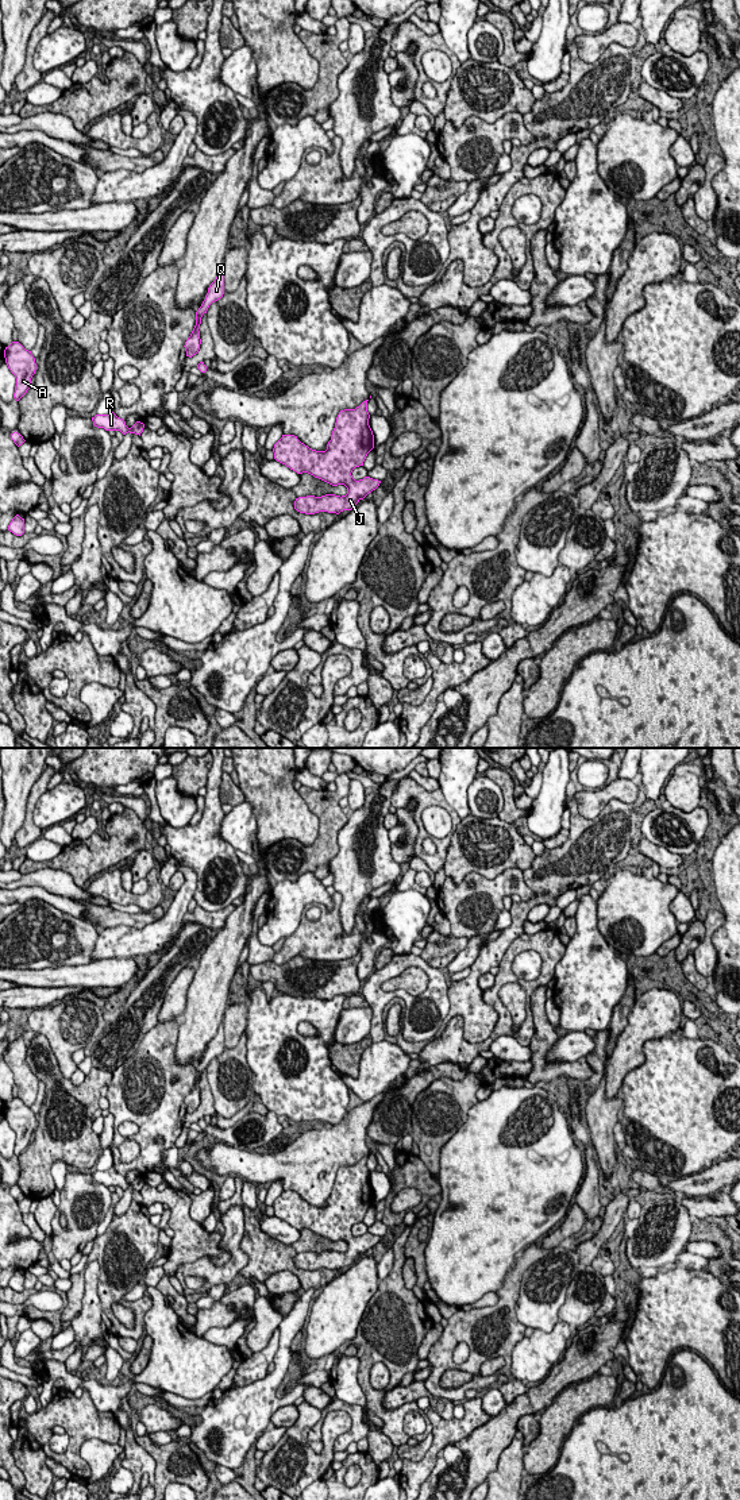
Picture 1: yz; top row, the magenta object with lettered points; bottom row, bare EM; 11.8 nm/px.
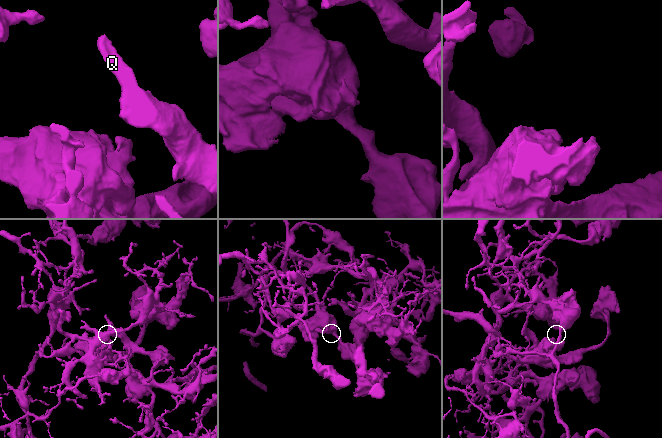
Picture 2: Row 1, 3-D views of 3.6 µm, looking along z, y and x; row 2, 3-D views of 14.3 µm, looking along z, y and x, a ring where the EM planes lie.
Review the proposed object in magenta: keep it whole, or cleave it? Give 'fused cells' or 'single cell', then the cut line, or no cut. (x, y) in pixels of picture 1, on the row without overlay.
fused cells | yz (130, 1184), (131, 1188)

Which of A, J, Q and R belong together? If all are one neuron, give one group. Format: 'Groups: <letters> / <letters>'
Groups: A J Q / R

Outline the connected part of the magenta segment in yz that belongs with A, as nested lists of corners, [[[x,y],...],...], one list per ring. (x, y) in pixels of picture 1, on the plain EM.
[[[12,1098],[5,1103],[4,1114],[16,1134],[14,1154],[19,1157],[30,1145],[31,1134],[36,1126],[35,1114],[19,1098]]]

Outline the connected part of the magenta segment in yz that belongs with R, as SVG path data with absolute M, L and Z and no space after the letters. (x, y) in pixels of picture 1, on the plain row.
M113 1168L108 1171L96 1171L92 1173L92 1177L95 1183L104 1184L105 1187L120 1187L123 1191L131 1189L131 1184L126 1181L126 1177Z

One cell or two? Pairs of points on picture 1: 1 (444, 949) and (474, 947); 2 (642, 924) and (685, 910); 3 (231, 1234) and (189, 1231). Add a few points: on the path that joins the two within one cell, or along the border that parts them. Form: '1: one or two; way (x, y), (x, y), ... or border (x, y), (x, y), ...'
1: two; border (469, 939), (467, 944), (443, 970)
2: one; way (652, 913), (655, 910), (674, 910)
3: two; border (223, 1237), (223, 1264), (199, 1259)

